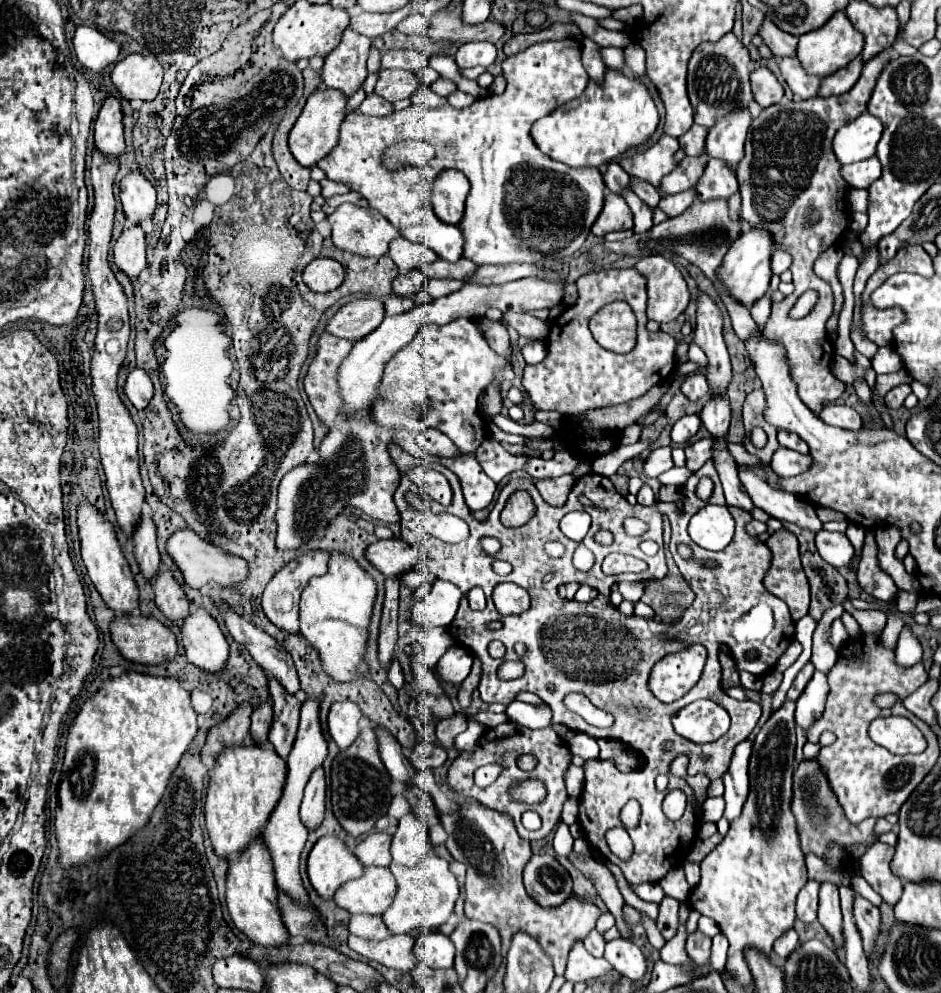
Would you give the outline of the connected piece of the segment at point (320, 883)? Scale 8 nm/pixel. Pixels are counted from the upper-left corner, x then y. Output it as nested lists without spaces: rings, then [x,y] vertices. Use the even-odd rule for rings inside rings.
[[[321,837],[309,853],[307,873],[319,897],[333,899],[345,881],[361,877],[363,865],[337,837]]]

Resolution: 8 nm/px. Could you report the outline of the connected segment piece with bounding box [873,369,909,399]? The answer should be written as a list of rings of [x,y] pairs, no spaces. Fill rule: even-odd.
[[[903,369],[897,371],[897,373],[889,373],[889,375],[877,375],[875,389],[873,389],[873,399],[883,399],[889,389],[893,389],[901,383],[909,383],[909,375]]]

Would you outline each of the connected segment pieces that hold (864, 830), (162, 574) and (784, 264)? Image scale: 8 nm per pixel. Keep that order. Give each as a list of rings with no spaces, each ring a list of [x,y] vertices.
[[[803,759],[795,773],[793,773],[793,801],[791,801],[791,811],[795,815],[797,821],[797,833],[799,833],[799,841],[801,841],[801,851],[813,853],[819,859],[825,859],[825,849],[831,843],[841,845],[845,851],[851,849],[853,845],[865,843],[865,845],[873,845],[877,841],[877,835],[873,833],[873,825],[875,819],[865,819],[857,825],[849,823],[833,789],[829,789],[829,779],[825,777],[821,765],[817,759]]]
[[[161,567],[157,571],[153,589],[155,589],[155,603],[163,611],[163,615],[173,623],[181,623],[189,613],[189,599],[185,597],[185,591],[175,581],[169,569]]]
[[[775,251],[773,255],[771,255],[771,271],[775,273],[775,275],[781,275],[783,271],[787,271],[791,267],[791,255],[789,253],[785,253],[785,251]]]

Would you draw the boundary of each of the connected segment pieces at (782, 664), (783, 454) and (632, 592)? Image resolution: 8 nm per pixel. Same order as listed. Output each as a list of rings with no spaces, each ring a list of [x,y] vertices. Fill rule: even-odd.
[[[794,640],[779,658],[779,661],[775,665],[775,670],[783,673],[798,659],[801,652],[802,645],[797,640]]]
[[[779,447],[771,459],[771,467],[779,477],[801,475],[809,469],[809,465],[813,465],[811,455],[803,455],[785,447]]]
[[[619,583],[619,591],[623,599],[629,599],[629,601],[639,601],[643,595],[643,589],[645,589],[643,583]]]

